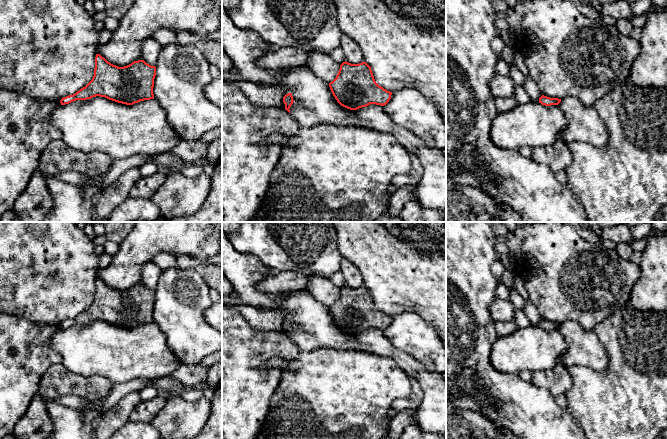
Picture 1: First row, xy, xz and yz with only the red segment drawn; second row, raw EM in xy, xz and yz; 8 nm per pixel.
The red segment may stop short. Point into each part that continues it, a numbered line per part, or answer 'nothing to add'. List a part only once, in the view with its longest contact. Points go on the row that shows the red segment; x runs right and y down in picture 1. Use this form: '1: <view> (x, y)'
nothing to add

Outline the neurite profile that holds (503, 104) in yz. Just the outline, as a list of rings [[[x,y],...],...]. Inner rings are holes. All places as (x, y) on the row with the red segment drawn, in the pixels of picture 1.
[[[514,96],[501,97],[495,99],[495,107],[498,112],[507,112],[513,109],[518,104],[517,99]]]

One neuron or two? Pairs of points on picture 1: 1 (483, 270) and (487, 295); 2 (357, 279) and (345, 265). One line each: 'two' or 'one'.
1: one
2: one

